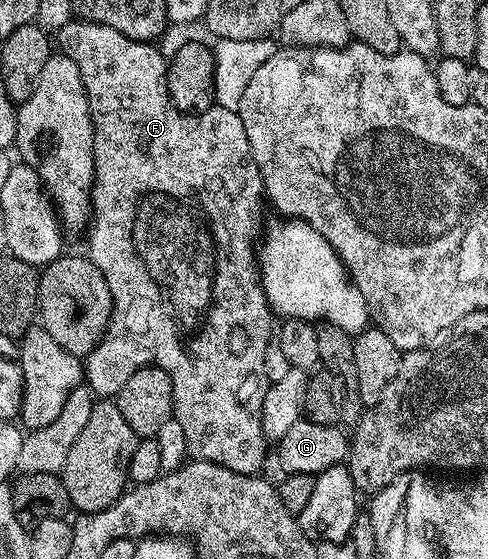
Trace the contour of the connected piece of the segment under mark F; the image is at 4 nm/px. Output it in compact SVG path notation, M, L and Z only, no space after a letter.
M74 17L69 20L67 25L63 25L55 32L55 47L58 52L67 57L71 57L71 61L75 61L75 65L79 68L79 77L83 77L83 89L87 93L87 101L89 102L89 112L91 113L91 121L93 122L93 189L91 192L91 222L88 224L87 232L89 231L89 251L87 257L99 269L99 273L103 273L103 277L107 281L107 289L111 293L111 301L113 302L113 311L109 315L109 327L105 331L104 337L98 342L90 355L84 356L83 359L83 379L87 386L93 390L94 396L97 397L115 397L121 391L123 385L127 385L127 377L131 377L131 373L135 373L141 367L161 367L171 377L171 385L173 386L173 418L177 420L180 427L180 433L185 440L185 450L190 460L202 459L208 463L215 465L223 465L227 469L231 469L235 473L243 473L244 475L257 475L260 472L260 467L265 463L265 446L267 440L264 435L264 426L261 423L261 410L263 409L264 395L267 388L267 376L265 373L265 362L267 361L267 349L269 344L275 339L275 323L273 327L273 319L275 320L274 312L269 305L269 298L265 296L265 284L263 282L262 272L259 270L259 239L257 243L257 230L261 227L261 199L266 198L265 186L261 180L259 173L259 165L255 165L253 154L251 153L251 145L247 141L247 129L243 129L243 121L241 116L236 111L231 109L223 109L219 106L211 106L203 113L198 115L186 115L184 111L176 111L173 103L169 100L167 93L167 77L165 76L165 68L167 59L160 54L158 48L149 41L138 41L127 37L123 33L119 33L119 29L111 29L107 25L99 25L98 23L90 23L87 19Z

